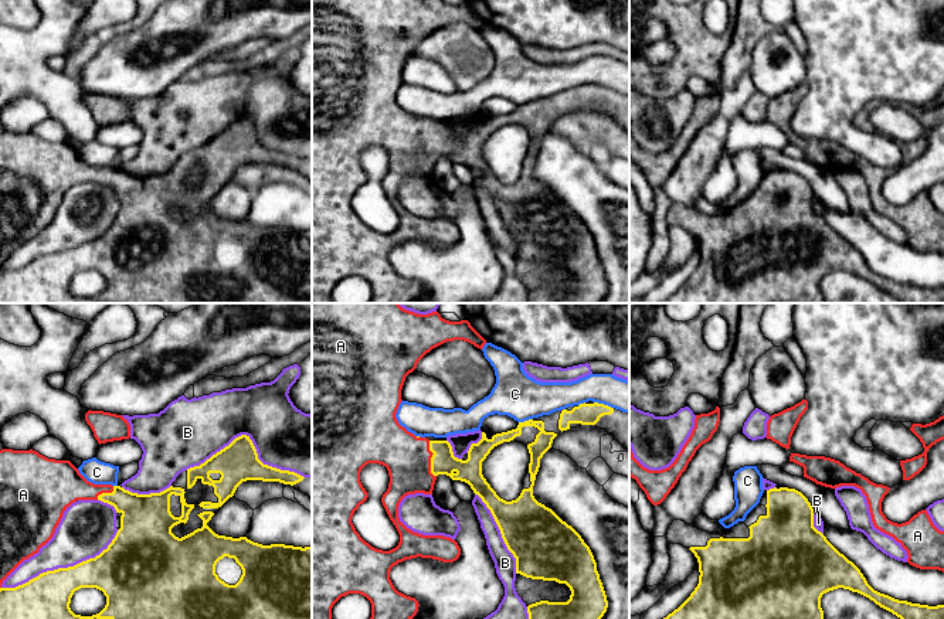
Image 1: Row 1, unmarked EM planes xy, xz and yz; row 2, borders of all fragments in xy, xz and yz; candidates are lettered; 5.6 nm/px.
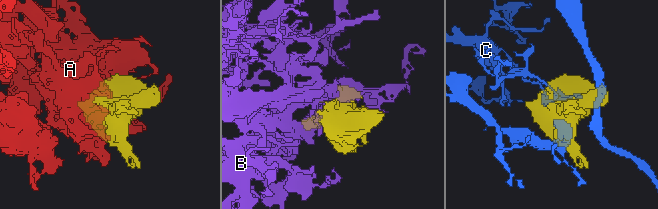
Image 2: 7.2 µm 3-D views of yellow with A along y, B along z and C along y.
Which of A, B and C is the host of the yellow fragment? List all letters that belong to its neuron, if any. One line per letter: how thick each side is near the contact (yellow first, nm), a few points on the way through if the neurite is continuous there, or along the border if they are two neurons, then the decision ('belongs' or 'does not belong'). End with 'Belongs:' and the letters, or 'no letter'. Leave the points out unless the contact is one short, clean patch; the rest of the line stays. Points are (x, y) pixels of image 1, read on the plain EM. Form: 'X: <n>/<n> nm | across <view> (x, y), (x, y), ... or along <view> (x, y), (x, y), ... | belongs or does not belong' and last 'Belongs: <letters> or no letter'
A: 140/260 nm | belongs
B: 220/360 nm | does not belong
C: 130/180 nm | does not belong
Belongs: A

